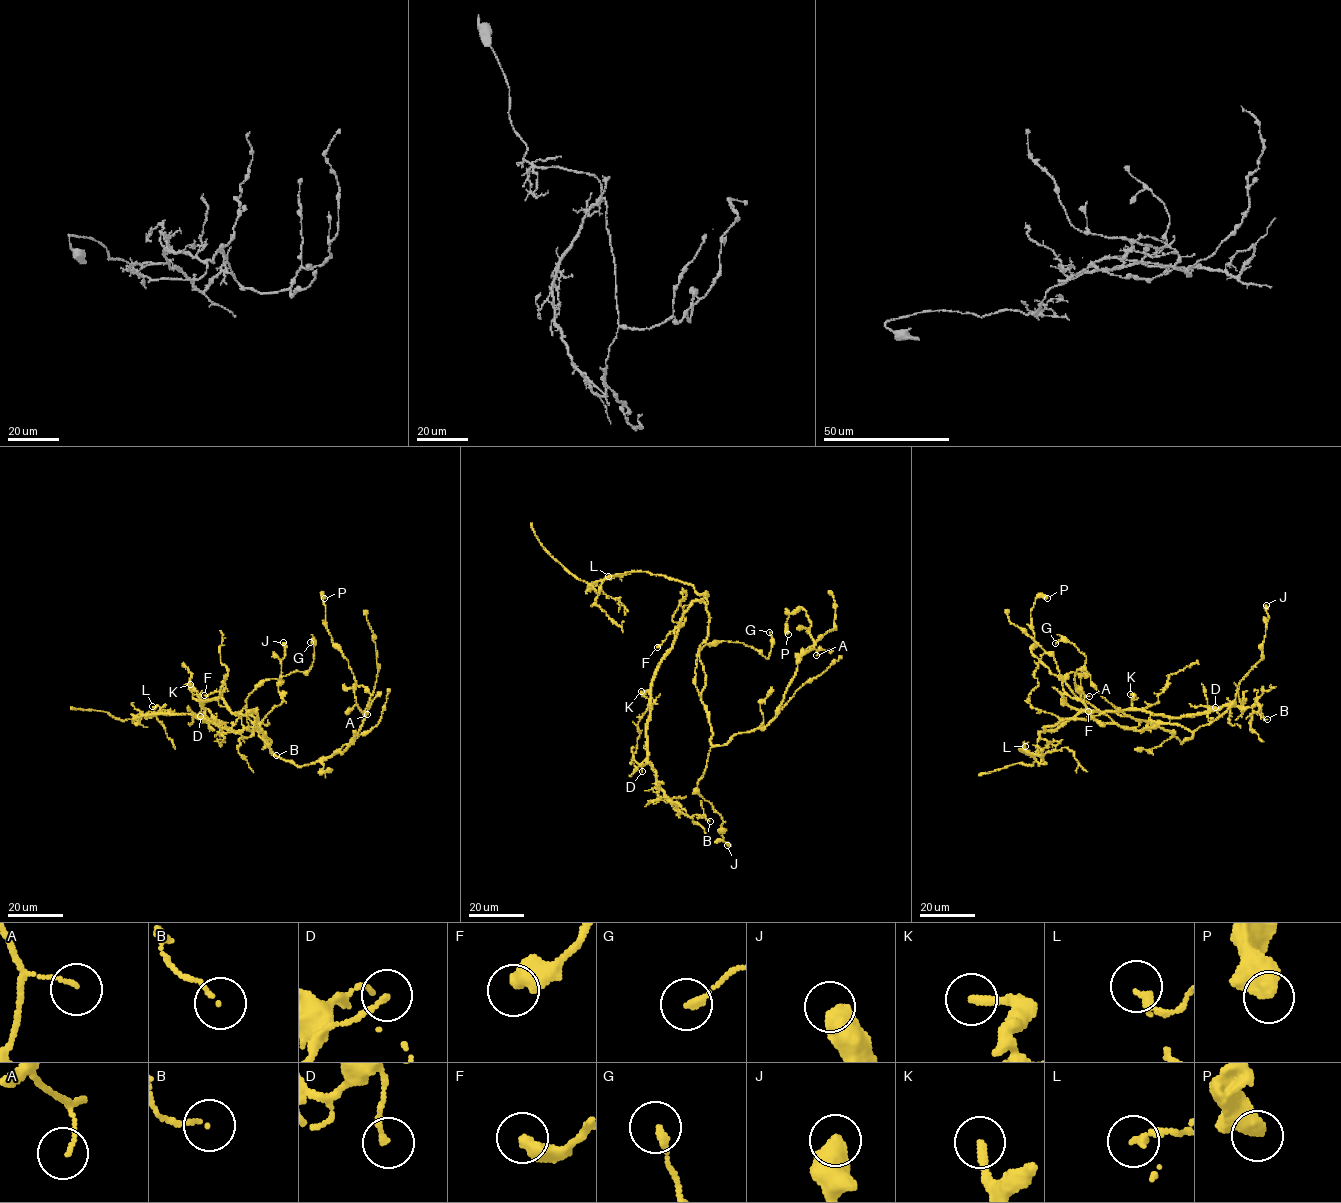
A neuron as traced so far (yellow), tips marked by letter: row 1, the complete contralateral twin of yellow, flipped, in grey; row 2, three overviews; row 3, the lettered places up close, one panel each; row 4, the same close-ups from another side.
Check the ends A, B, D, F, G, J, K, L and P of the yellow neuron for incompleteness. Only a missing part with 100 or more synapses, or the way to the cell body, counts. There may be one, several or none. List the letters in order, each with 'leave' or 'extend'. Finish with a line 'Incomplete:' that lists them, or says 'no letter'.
A: leave
B: leave
D: leave
F: leave
G: leave
J: leave
K: leave
L: leave
P: leave
Incomplete: no letter

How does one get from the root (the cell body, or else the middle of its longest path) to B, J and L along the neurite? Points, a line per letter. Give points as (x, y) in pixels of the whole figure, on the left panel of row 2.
B: (257, 721), (248, 712), (255, 708), (234, 714), (219, 697), (202, 702), (205, 722), (253, 727), (276, 755)
J: (257, 721), (272, 751), (259, 728), (282, 701), (278, 681), (283, 642)
L: (257, 721), (249, 709), (257, 709), (246, 715), (255, 723), (246, 737), (152, 706)

